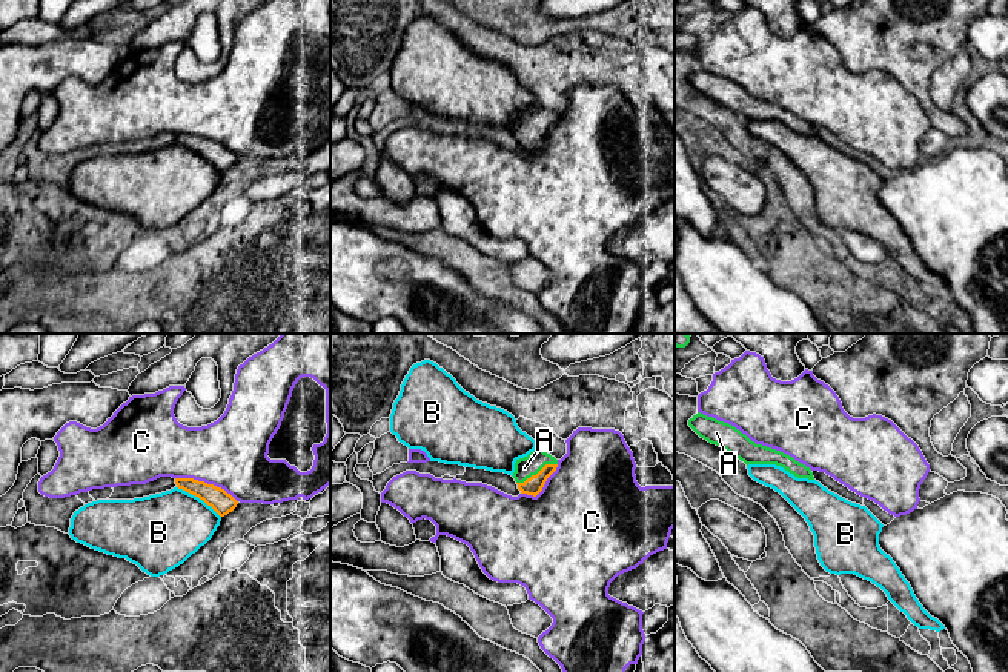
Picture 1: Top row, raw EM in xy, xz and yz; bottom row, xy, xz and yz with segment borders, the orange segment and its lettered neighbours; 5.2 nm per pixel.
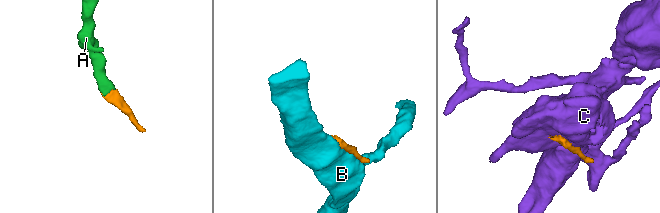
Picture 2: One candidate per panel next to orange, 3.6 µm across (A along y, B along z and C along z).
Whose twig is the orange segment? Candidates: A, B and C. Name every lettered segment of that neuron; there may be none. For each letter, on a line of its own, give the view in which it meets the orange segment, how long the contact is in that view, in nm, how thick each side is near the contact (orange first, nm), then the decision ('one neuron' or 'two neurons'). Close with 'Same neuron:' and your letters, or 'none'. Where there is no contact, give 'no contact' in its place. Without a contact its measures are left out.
A: meets orange in xz; contact 240 nm long; 100 nm thick on the orange side, 110 nm on the other; one neuron
B: meets orange in xy; contact 280 nm long; 120 nm thick on the orange side, 380 nm on the other; two neurons
C: meets orange in xy; contact 360 nm long; 120 nm thick on the orange side, 380 nm on the other; two neurons
Same neuron: A

